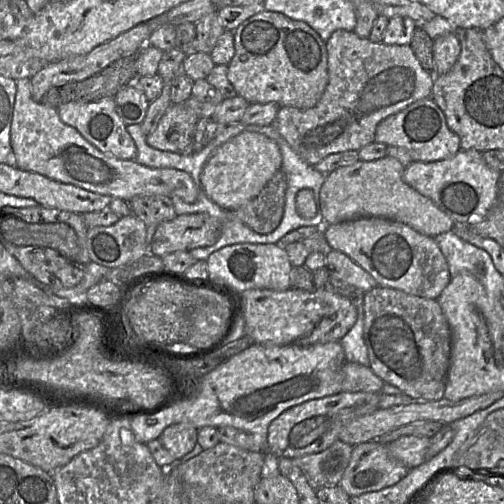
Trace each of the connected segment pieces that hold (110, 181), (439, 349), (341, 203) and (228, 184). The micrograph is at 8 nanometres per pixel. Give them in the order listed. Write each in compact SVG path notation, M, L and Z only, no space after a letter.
M19 79L16 82L10 138L18 168L127 202L136 196L177 196L189 204L196 202L199 190L187 172L172 168L150 168L136 160L121 160L101 152L78 130L65 124L56 107L33 100L30 79Z
M376 286L364 294L363 338L369 367L384 383L400 389L416 401L437 401L444 397L451 352L451 331L437 299L407 294Z
M385 156L374 161L358 160L328 174L320 189L324 224L331 225L373 216L406 224L417 232L434 238L452 230L454 221L429 198L404 182L405 168L397 159Z
M244 128L215 149L205 164L200 183L206 196L226 210L236 210L254 199L281 169L279 146L269 137Z

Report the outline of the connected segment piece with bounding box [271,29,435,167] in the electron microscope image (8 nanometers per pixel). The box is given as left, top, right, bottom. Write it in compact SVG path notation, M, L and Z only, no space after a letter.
M336 30L332 33L326 42L327 58L328 58L328 84L318 101L318 103L310 109L298 109L291 106L281 107L275 120L271 124L277 132L286 140L289 146L309 165L315 167L325 157L330 154L344 152L349 150L359 151L364 146L375 141L375 132L378 124L385 118L395 114L410 104L431 97L434 85L435 74L423 69L417 57L415 56L410 45L386 45L383 42L374 43L369 38L360 38L354 31Z

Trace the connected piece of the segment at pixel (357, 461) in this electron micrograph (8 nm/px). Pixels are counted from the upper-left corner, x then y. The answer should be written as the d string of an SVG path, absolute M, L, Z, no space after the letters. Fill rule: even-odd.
M374 440L354 446L339 485L351 498L392 486L409 471L391 455L387 445Z

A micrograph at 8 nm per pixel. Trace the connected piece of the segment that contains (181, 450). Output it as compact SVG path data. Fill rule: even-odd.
M179 422L166 427L158 439L178 462L193 450L197 443L197 432L193 424Z

